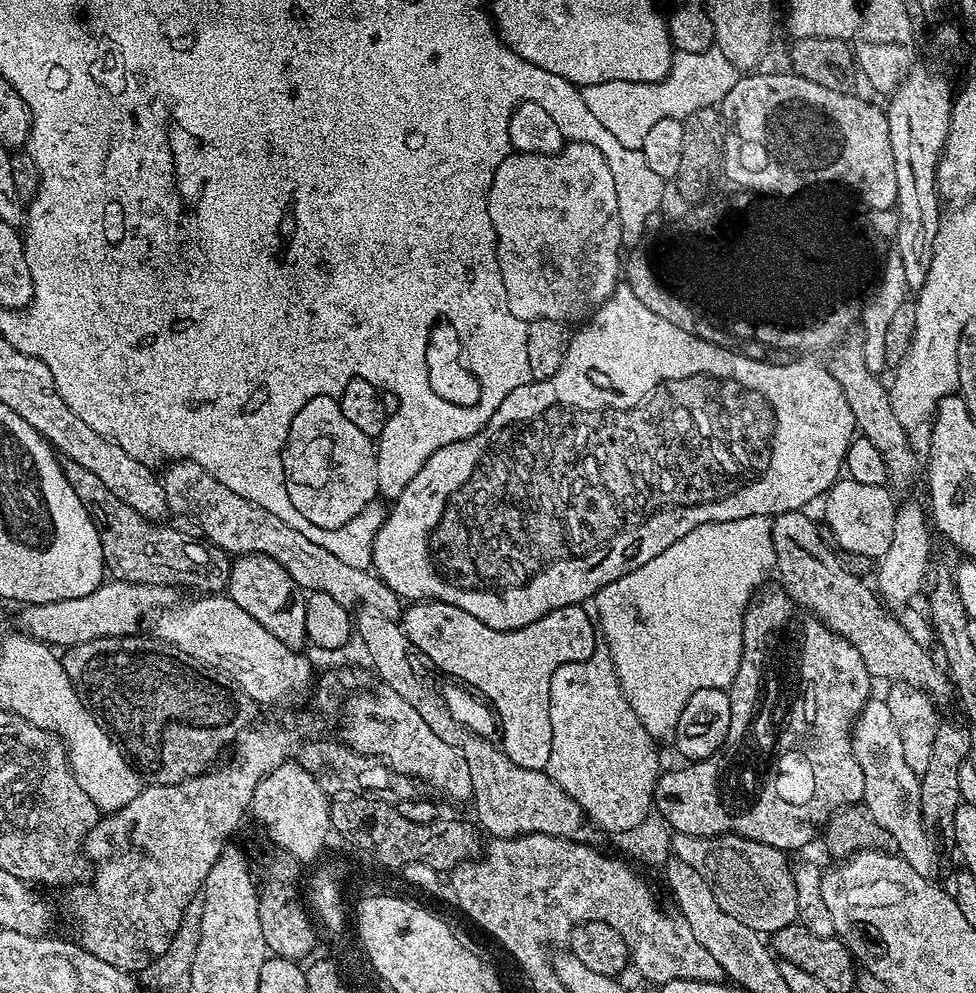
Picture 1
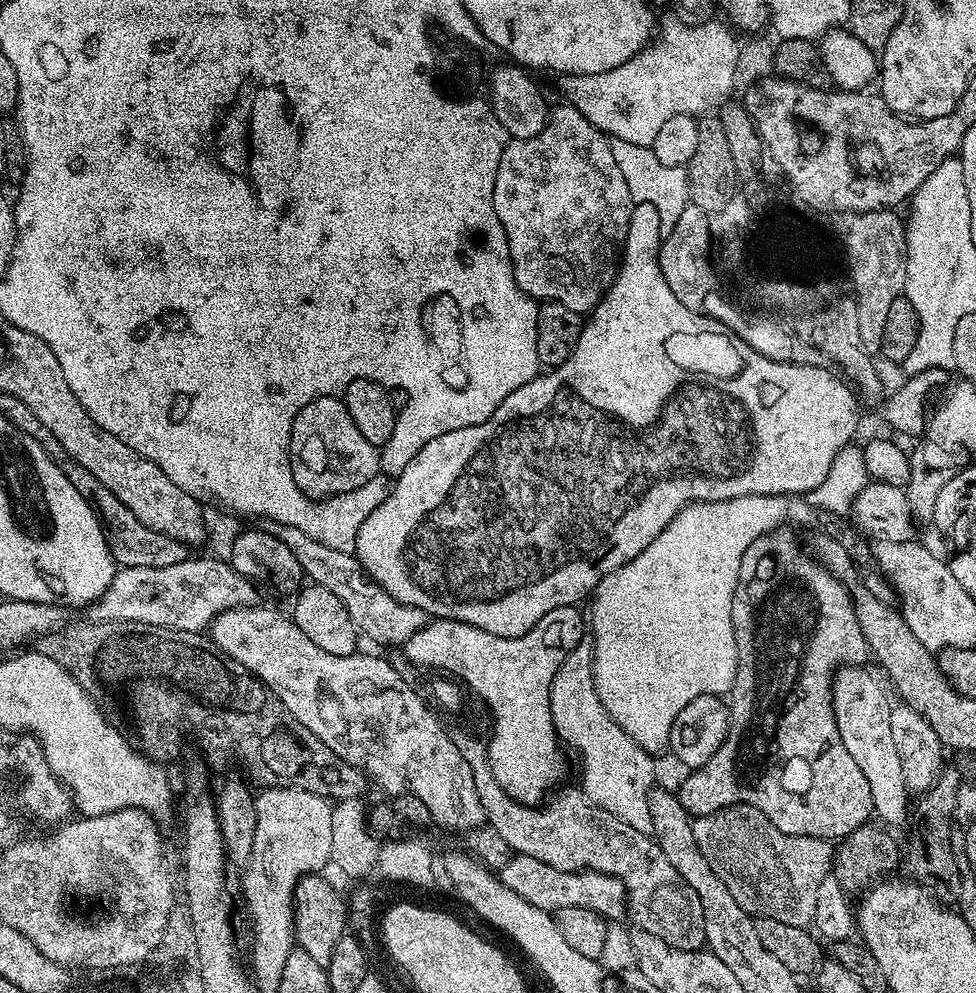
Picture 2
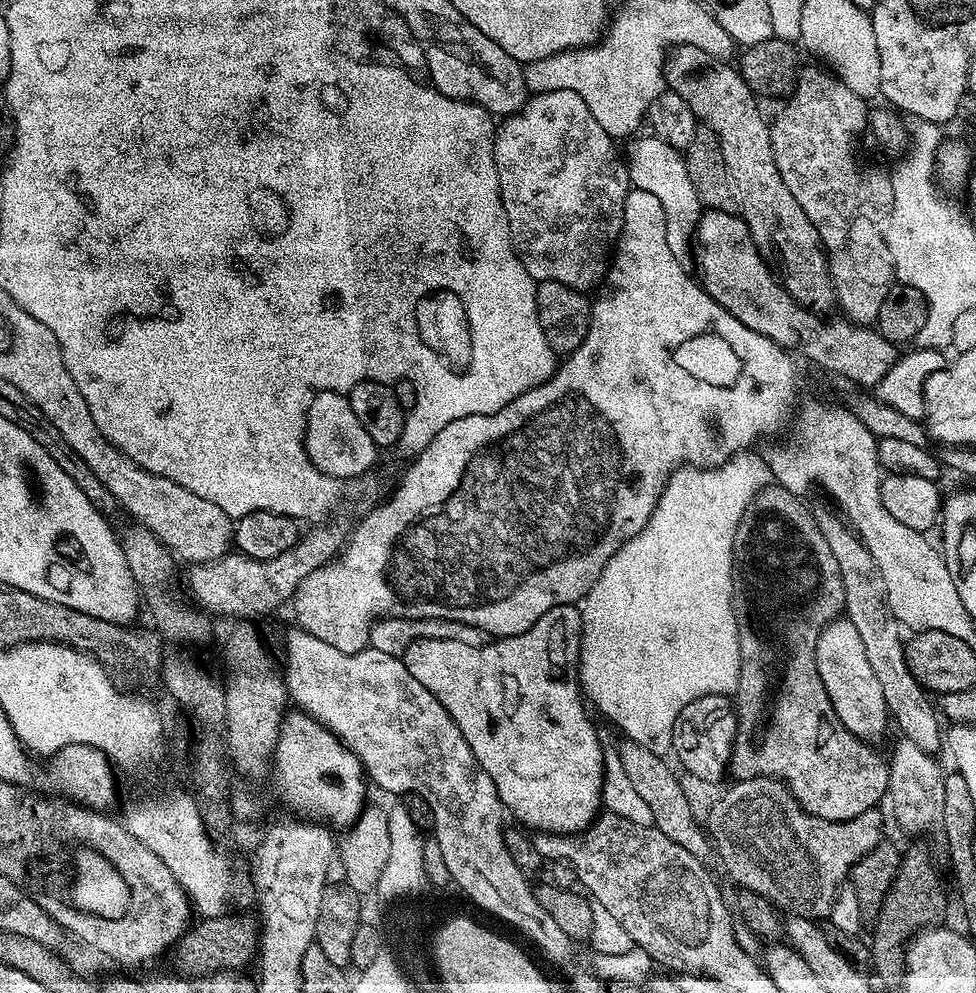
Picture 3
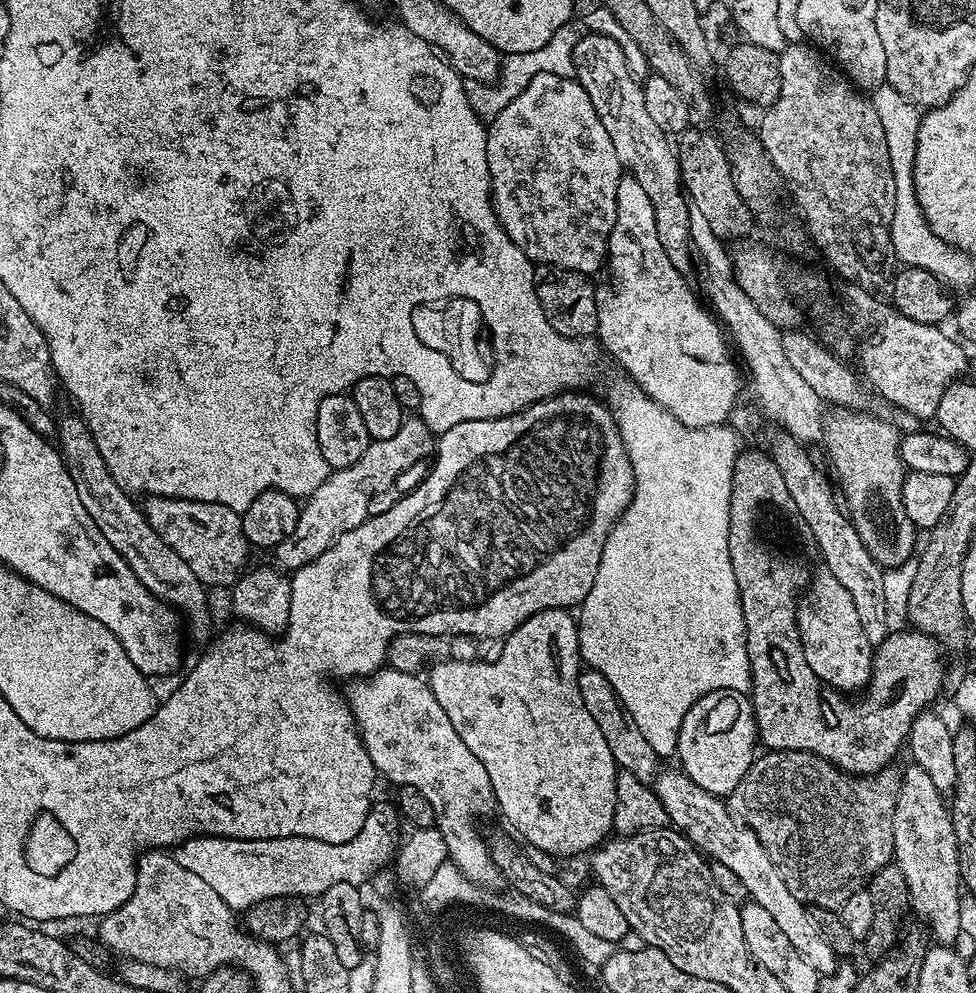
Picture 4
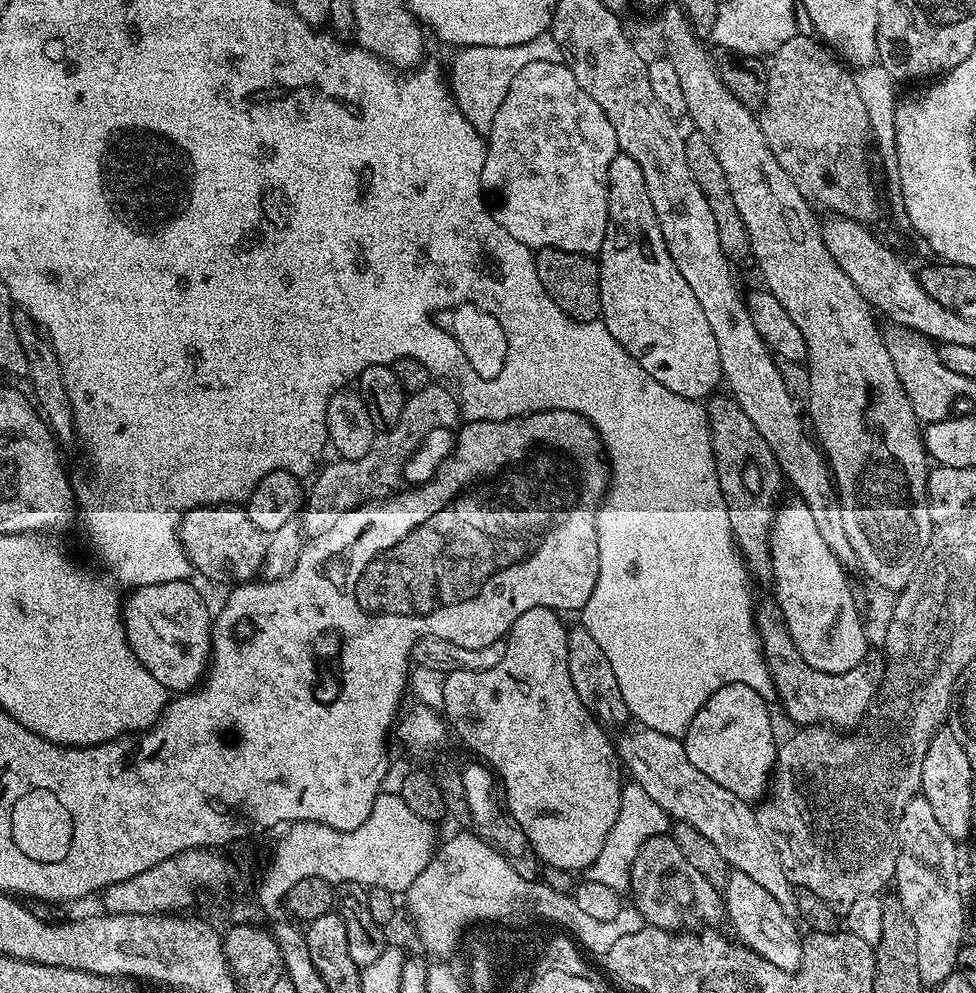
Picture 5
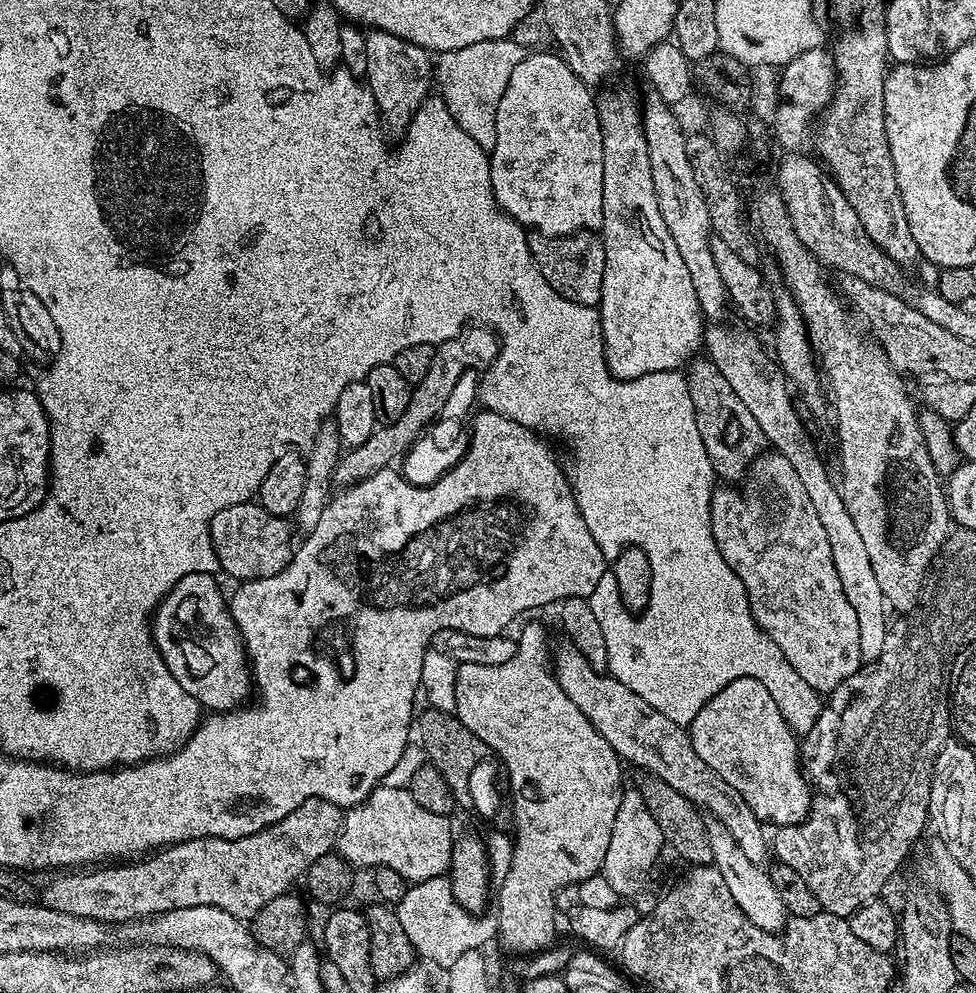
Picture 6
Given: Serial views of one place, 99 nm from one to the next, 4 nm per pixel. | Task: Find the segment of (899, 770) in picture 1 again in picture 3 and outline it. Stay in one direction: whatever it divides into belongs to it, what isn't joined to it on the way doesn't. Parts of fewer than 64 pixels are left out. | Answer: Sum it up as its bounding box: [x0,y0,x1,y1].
[816,618,890,742]

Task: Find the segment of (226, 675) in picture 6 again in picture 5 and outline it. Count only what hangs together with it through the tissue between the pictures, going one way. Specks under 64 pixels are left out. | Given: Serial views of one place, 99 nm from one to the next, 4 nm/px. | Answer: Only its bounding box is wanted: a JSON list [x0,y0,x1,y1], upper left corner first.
[123,580,212,694]

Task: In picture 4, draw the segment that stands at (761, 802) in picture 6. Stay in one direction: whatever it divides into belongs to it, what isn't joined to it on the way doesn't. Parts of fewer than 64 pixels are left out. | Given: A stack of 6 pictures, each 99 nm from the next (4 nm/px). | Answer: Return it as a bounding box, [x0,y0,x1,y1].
[676,690,757,798]

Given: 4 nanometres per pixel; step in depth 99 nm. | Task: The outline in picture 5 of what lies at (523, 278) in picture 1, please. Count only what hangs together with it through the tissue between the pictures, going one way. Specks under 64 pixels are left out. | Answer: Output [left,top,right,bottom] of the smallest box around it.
[480,62,618,257]

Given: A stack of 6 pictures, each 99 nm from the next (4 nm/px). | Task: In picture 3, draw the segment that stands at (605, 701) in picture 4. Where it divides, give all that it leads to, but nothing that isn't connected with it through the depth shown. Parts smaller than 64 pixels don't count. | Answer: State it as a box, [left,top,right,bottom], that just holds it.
[618,738,710,861]

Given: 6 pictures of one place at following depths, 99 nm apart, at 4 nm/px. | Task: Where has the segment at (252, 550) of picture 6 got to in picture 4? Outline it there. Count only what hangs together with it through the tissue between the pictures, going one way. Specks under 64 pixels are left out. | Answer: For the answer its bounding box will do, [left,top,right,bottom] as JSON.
[143,496,250,586]

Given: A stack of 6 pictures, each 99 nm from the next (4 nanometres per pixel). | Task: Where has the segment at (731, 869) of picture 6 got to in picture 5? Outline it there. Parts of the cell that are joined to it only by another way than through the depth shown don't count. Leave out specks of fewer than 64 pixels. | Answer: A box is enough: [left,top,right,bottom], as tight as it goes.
[722,870,804,972]

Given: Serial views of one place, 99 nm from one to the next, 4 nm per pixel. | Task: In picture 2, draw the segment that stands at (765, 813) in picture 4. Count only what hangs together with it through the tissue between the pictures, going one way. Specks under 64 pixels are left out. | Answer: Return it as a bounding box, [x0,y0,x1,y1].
[693,804,834,928]

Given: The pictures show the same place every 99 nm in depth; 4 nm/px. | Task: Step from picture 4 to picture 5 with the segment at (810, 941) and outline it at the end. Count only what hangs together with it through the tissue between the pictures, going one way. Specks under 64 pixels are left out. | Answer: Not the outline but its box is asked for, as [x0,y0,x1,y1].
[618,726,794,909]

